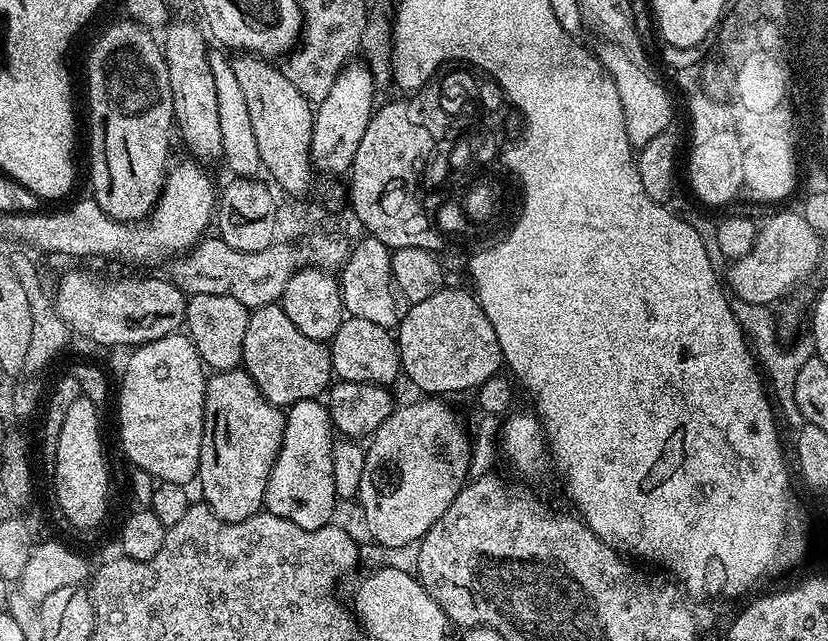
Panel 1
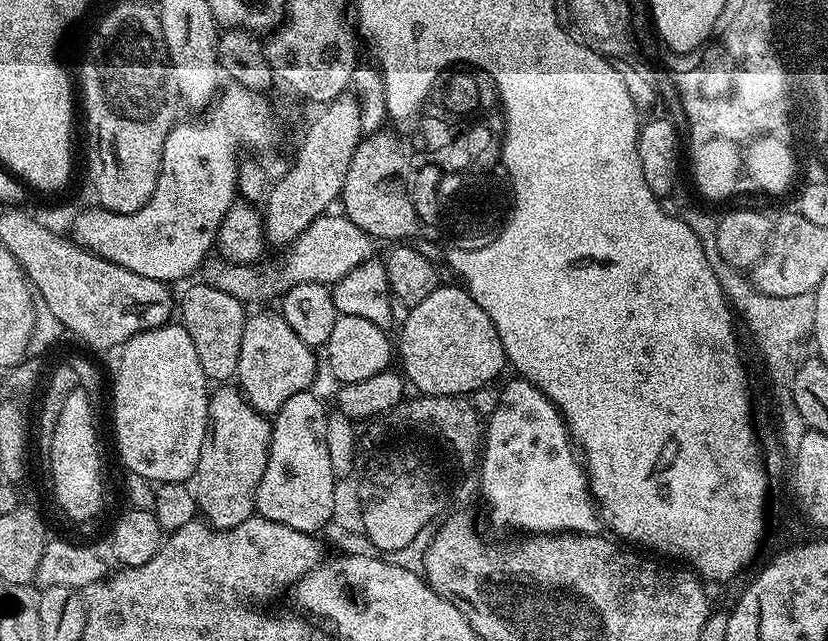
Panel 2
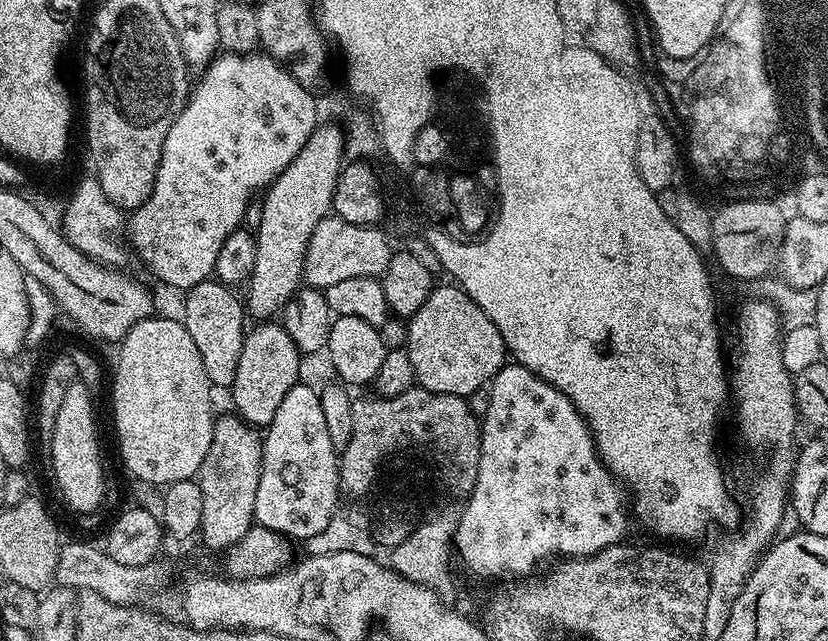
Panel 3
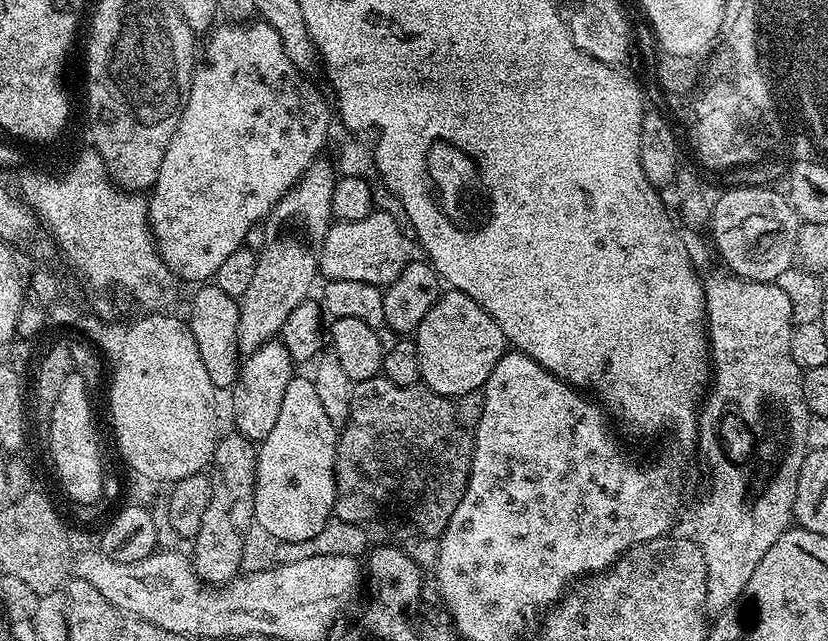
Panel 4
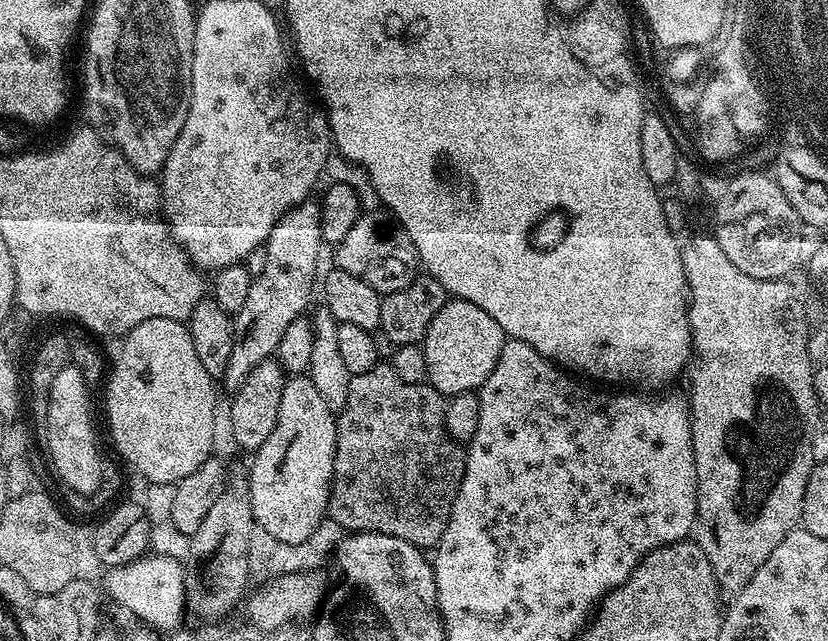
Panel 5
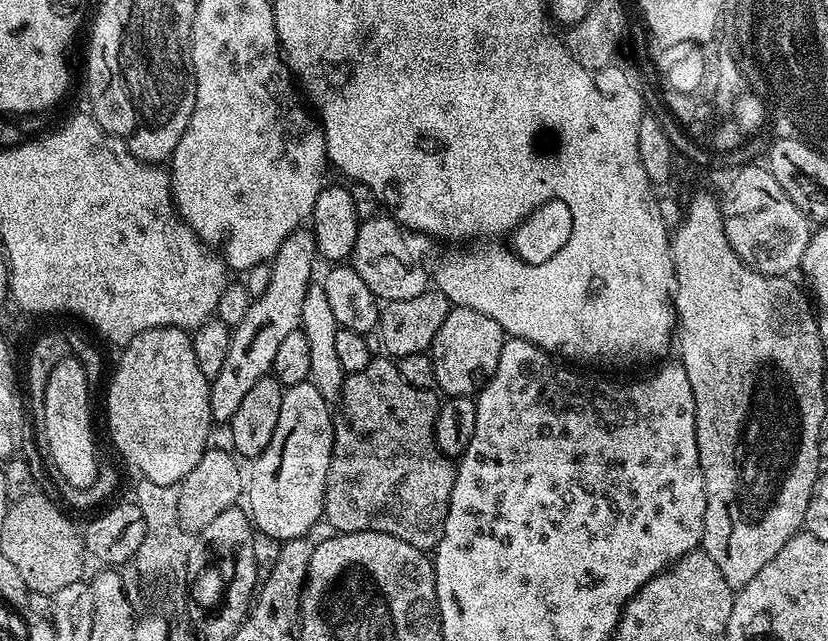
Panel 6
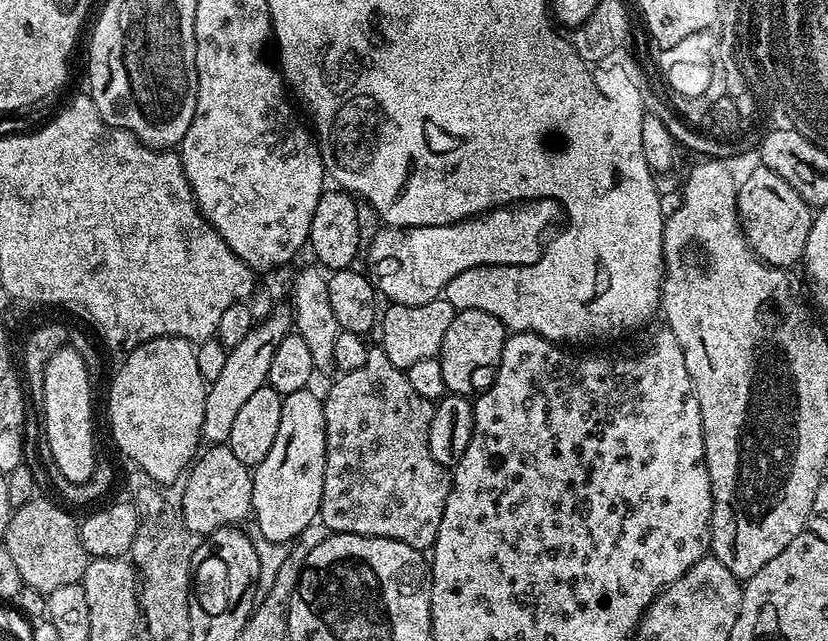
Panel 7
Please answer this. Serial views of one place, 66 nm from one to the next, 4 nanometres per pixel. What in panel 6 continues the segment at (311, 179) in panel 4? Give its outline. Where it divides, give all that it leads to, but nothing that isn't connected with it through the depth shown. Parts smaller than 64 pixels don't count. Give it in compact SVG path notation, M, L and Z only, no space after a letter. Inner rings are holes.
M297 230L288 235L286 242L282 242L276 256L270 261L272 273L268 276L268 285L261 296L257 295L253 299L246 318L242 318L242 322L232 329L230 351L226 354L222 370L218 370L210 382L210 410L217 425L231 422L246 393L261 378L271 373L282 342L300 328L302 301L306 298L308 285L314 280L312 263L315 260L318 260L318 253L311 231Z

